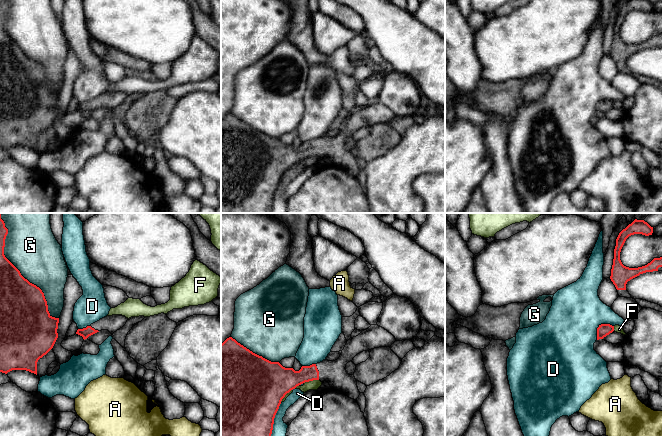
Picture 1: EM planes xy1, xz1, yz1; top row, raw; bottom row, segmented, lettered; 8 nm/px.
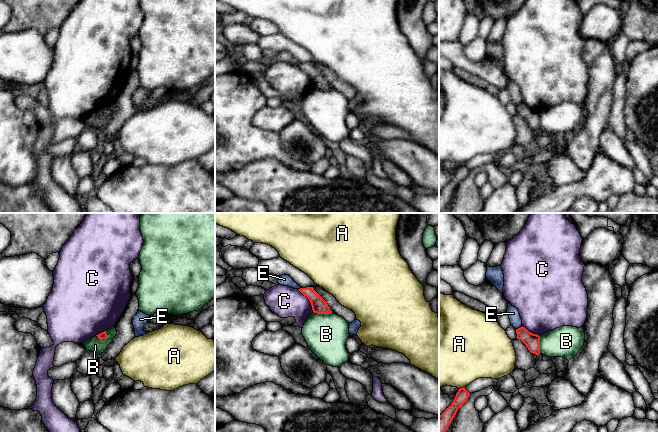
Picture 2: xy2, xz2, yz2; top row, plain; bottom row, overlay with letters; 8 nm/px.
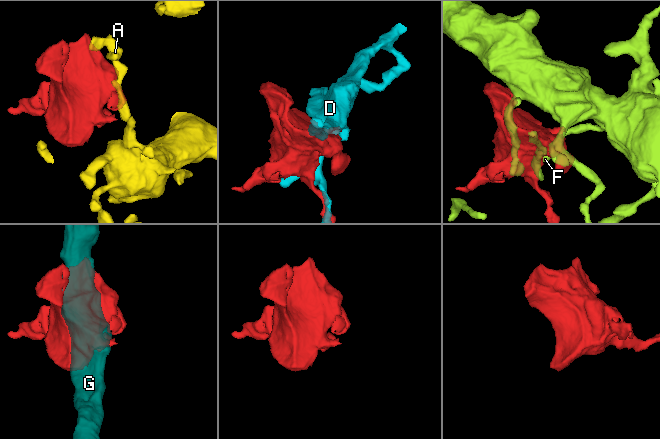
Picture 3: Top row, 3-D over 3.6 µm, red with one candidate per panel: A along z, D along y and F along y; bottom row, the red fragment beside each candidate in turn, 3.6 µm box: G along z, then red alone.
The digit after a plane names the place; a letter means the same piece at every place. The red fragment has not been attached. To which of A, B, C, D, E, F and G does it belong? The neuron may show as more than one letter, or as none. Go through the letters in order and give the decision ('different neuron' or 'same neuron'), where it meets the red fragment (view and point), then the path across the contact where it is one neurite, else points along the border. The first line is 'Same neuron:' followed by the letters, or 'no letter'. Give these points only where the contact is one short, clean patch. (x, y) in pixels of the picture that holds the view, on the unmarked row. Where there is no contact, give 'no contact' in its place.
Same neuron: no letter
A: different neuron; contact yz2 (461, 164)
B: different neuron; contact xz2 (322, 89); border xz2 (313, 87), (317, 89), (331, 89)
C: different neuron; contact xz2 (309, 76)
D: different neuron; contact xz1 (273, 196)
E: different neuron; contact yz2 (520, 103)
F: different neuron; contact xz1 (311, 156)
G: different neuron; contact xy1 (21, 51)

